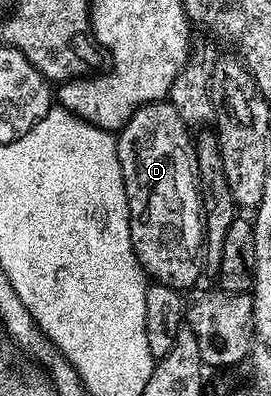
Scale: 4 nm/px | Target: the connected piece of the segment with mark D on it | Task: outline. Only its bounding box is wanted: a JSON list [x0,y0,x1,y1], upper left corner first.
[117,101,204,293]

